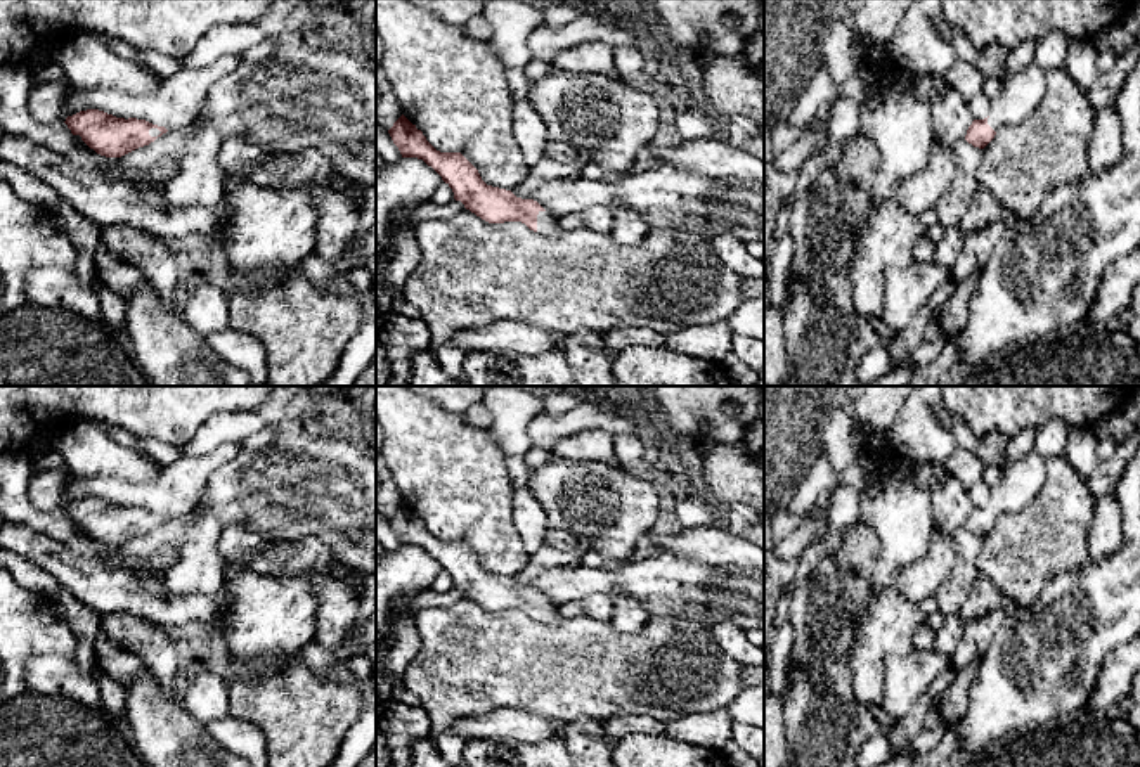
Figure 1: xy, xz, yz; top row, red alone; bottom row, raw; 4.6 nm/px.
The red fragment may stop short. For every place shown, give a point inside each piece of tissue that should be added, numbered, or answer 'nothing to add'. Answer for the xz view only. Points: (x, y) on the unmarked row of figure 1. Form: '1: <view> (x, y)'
1: xz (546, 612)

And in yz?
1: yz (1019, 483)

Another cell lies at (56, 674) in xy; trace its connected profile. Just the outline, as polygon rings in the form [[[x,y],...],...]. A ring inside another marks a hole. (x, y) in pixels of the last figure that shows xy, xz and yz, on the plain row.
[[[49,654],[29,661],[26,684],[38,694],[62,696],[88,706],[100,706],[94,679],[80,672],[78,661],[66,654]]]

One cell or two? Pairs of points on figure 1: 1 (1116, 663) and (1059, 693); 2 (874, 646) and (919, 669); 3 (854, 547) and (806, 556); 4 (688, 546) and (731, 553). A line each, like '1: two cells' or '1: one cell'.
1: two cells
2: two cells
3: two cells
4: one cell

